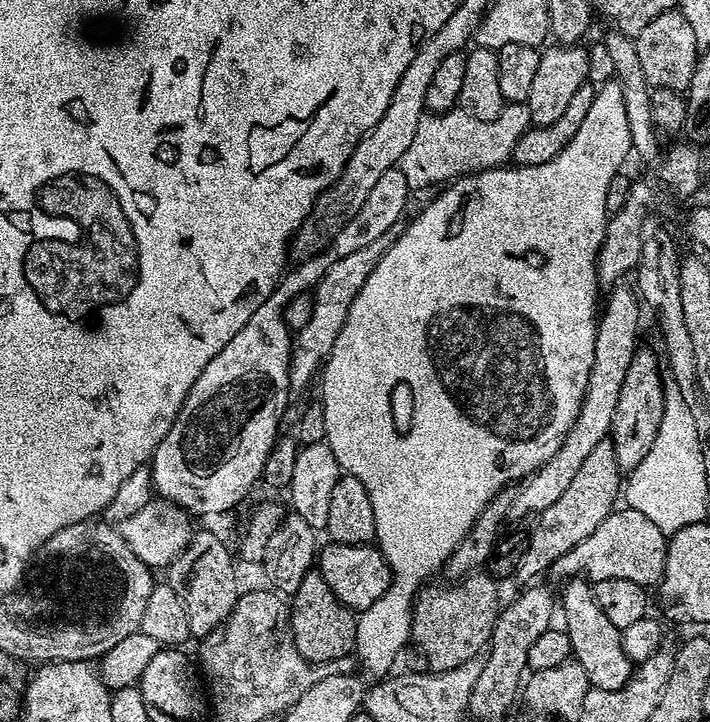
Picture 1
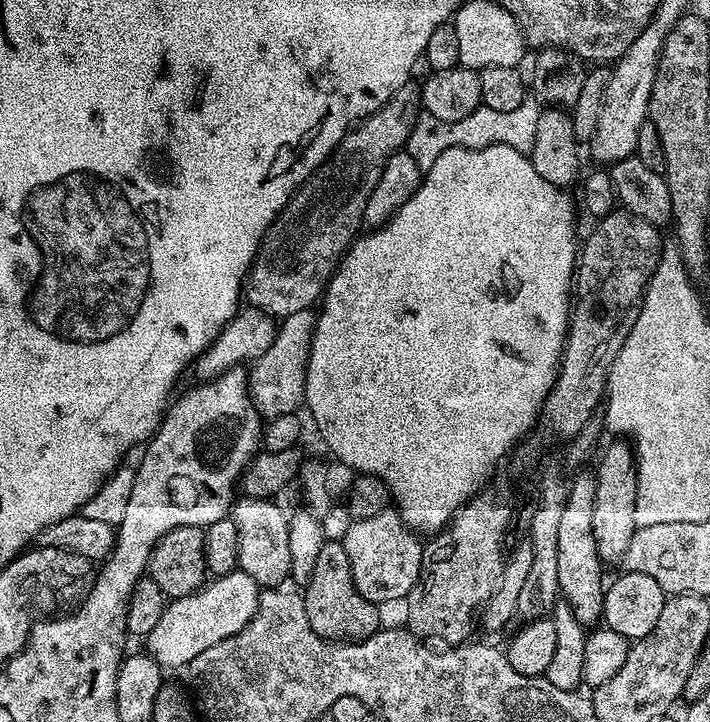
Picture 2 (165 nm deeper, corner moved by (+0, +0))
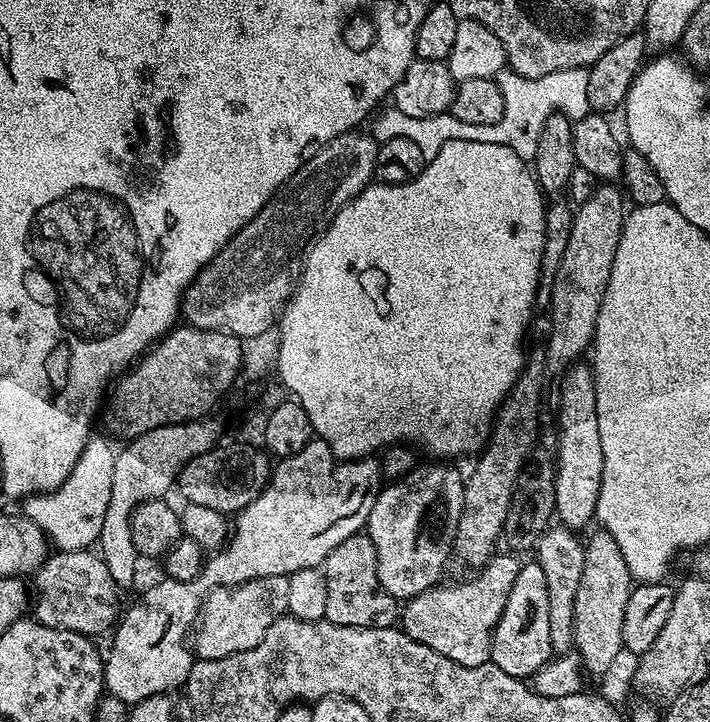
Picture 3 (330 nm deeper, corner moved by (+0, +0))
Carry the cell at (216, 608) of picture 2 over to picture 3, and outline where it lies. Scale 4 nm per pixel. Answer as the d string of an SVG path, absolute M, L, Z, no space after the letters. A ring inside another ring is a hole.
M287 576L251 580L245 584L237 584L233 589L212 589L200 606L196 644L194 636L195 655L201 660L213 660L258 646L258 642L262 642L262 634L270 630L278 617L287 613L286 598L289 594L290 582Z

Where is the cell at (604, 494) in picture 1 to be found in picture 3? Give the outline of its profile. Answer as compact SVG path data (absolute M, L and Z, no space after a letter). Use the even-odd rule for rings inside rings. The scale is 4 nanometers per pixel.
M493 555L493 560L465 584L440 582L407 601L402 608L403 632L414 638L414 642L438 650L438 654L450 658L450 662L458 662L458 666L489 663L492 635L498 626L498 618L502 618L502 610L506 610L506 598L510 598L510 589L514 587L514 578L518 578L521 566L515 555L507 555Z

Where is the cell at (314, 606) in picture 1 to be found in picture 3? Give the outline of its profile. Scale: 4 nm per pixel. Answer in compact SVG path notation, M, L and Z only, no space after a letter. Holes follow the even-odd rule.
M367 531L356 532L346 542L338 542L324 559L326 578L326 614L324 619L338 626L355 628L390 628L401 619L401 605L378 582L378 554Z

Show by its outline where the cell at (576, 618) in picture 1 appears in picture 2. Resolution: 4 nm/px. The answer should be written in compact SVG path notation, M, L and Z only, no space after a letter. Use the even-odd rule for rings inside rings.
M591 471L580 472L568 484L568 500L562 506L558 529L558 586L560 595L574 610L574 618L585 626L601 623L604 614L606 580L600 577L602 562L594 542L594 490L596 478Z

